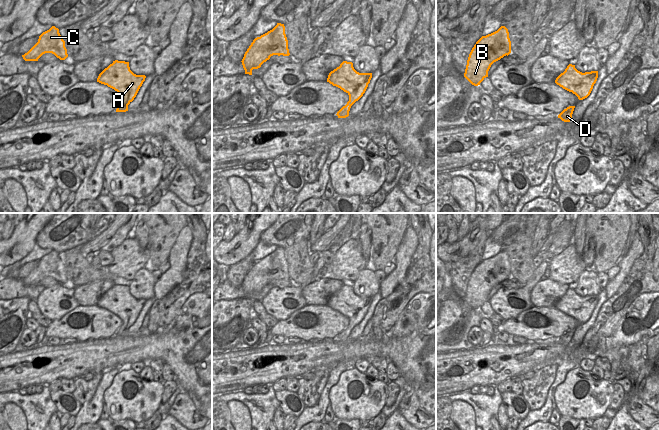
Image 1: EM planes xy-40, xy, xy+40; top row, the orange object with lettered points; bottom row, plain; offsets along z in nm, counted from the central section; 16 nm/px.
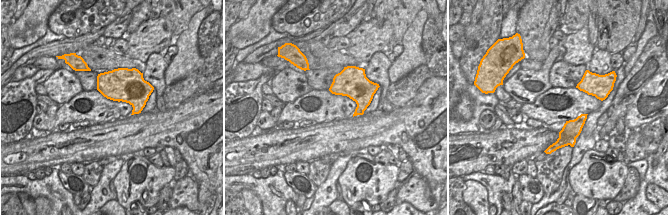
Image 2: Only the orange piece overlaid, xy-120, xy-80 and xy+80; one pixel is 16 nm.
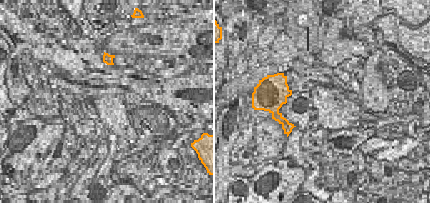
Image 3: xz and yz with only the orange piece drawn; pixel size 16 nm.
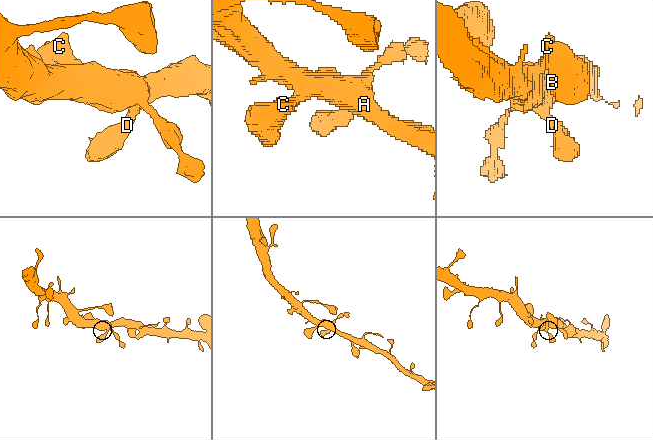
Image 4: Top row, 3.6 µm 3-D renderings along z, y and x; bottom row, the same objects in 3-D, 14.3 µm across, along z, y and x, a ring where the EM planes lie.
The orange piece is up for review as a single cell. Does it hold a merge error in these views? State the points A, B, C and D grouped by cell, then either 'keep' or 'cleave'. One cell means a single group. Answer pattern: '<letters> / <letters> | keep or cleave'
A B C D | keep

